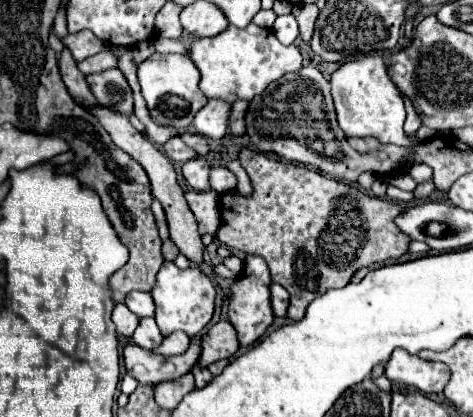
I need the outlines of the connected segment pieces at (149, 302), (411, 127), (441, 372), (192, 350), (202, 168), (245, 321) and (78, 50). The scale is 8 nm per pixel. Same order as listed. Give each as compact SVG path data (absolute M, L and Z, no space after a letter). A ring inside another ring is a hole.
M129 292L129 296L125 298L125 304L139 318L153 316L153 312L155 312L155 304L153 304L153 298L149 292Z
M403 96L403 100L405 100L405 108L407 108L407 120L405 120L405 132L407 132L407 136L413 136L417 130L419 130L419 126L421 126L421 116L415 112L415 108L411 106L411 102Z
M397 348L385 364L385 376L421 390L423 394L439 394L449 382L449 368L443 362L429 362Z
M191 342L189 350L179 356L157 356L149 350L139 348L137 344L127 344L123 350L125 356L125 368L127 372L137 378L141 384L157 384L163 380L175 380L197 364L201 356L201 346L197 342Z
M193 158L183 164L183 178L193 190L209 190L209 164L205 158Z
M247 254L243 274L231 286L231 304L229 304L229 322L235 326L235 330L239 334L241 348L253 346L273 324L275 314L271 308L271 292L269 292L271 282L273 282L271 272L269 272L269 266L265 264L265 260L261 256Z
M83 30L83 32L77 32L77 34L67 34L61 42L63 42L63 46L67 46L71 50L73 58L77 62L105 50L105 44L89 30Z

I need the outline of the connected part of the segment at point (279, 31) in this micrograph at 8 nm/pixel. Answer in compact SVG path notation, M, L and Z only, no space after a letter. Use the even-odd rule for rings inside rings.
M287 14L287 16L279 16L273 24L273 34L277 36L277 40L285 46L293 44L295 38L299 36L299 28L297 28L297 20L293 14Z

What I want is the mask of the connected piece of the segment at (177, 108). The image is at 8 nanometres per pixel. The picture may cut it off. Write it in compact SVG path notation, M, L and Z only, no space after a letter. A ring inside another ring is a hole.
M153 54L139 64L139 82L143 98L147 100L151 118L163 126L185 130L191 126L193 116L207 104L205 94L199 90L199 70L191 58L181 54Z

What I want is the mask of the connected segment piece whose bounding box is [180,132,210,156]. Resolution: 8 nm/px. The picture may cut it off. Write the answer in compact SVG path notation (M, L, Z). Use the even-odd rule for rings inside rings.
M183 132L180 138L185 144L193 148L199 156L207 156L209 154L209 142L204 137L193 132Z

